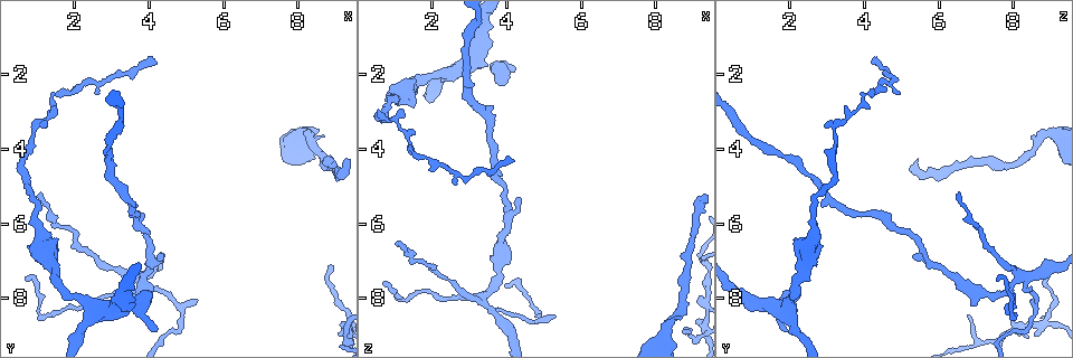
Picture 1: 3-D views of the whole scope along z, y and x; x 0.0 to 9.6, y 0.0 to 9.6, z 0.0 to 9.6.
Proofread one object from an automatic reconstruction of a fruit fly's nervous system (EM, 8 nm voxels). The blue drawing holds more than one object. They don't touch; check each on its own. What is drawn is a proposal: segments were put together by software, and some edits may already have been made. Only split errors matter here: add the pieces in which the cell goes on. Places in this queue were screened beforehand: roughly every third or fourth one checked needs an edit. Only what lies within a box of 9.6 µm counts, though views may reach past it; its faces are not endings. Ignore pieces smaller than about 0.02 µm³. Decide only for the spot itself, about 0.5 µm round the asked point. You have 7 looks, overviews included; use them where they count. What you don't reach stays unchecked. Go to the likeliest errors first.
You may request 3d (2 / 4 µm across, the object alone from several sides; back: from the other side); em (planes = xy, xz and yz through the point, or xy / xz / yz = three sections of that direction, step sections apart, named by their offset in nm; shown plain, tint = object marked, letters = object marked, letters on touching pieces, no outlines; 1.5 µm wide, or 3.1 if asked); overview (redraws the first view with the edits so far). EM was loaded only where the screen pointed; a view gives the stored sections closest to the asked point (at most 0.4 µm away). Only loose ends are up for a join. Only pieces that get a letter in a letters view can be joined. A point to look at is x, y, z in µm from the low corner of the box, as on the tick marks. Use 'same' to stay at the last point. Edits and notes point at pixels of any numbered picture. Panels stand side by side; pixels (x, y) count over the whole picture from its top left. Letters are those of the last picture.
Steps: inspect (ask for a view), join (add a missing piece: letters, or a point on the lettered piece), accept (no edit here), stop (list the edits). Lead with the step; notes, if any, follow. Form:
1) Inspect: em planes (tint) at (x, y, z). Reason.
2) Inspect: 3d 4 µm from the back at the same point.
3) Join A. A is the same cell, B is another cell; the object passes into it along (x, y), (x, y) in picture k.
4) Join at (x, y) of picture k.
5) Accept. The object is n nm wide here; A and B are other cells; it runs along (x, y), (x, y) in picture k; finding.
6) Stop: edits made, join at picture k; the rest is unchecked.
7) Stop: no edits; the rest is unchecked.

Inspect: em planes (letters) at (8.85, 7.20, 8.90). Tapers out.

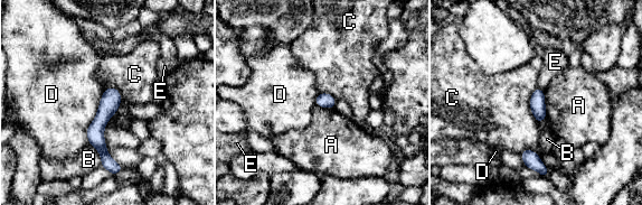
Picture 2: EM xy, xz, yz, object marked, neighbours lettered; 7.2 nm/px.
Accept. The object is 110 nm wide here; A, B, C, D and E are other cells; it runs along (112, 90), (98, 143), (113, 167) in picture 2; no lettered piece goes on from it.

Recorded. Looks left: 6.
Inspect: em xz step 4 (tint) at (4.25, 1.70, 4.35). Tapers out.

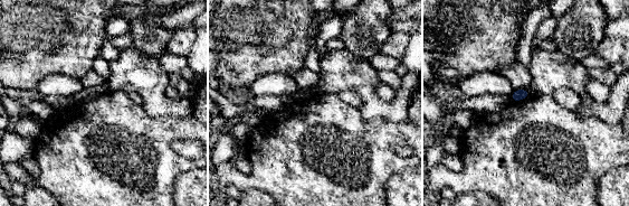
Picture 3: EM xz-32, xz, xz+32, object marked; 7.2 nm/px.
Inspect: em planes (letters) at the same point.

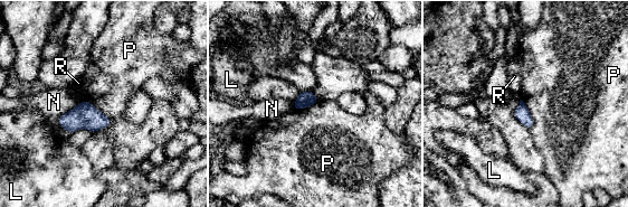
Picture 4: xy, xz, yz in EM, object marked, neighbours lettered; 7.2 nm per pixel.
Accept. L, N, P and R are other cells; a border runs along (82, 100), (89, 101), (112, 122) in picture 4; no lettered piece goes on from it.

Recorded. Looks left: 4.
Inspect: em yz step 4 (tint) at (4.35, 6.85, 5.35). An open end.

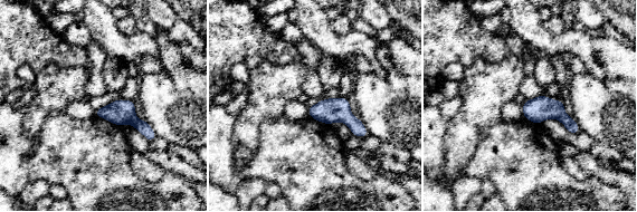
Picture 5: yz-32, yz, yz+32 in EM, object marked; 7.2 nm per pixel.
Inspect: em yz step 4 (letters) at the same point.

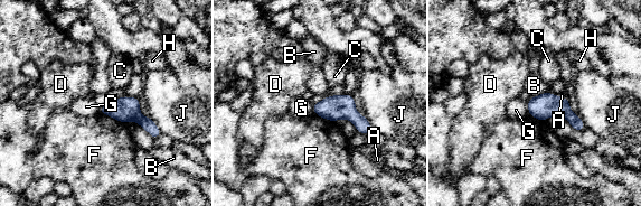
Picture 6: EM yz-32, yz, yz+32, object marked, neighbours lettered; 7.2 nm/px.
Accept. A, B, C, D, F, G, H and J are other cells; a border runs along (545, 91), (531, 97) in picture 6; no lettered piece goes on from it.

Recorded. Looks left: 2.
Stop: no edits; the rest is unchecked.

